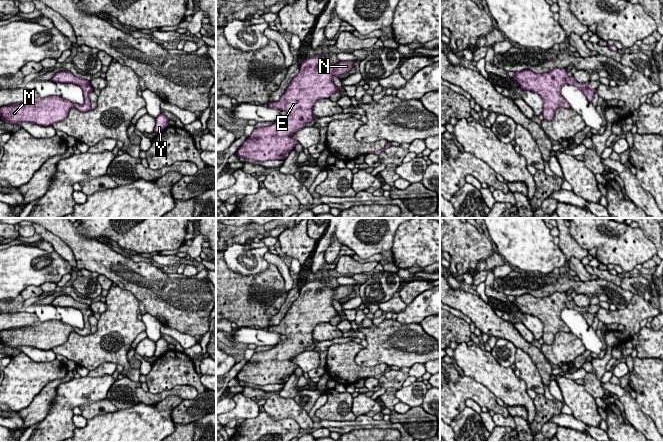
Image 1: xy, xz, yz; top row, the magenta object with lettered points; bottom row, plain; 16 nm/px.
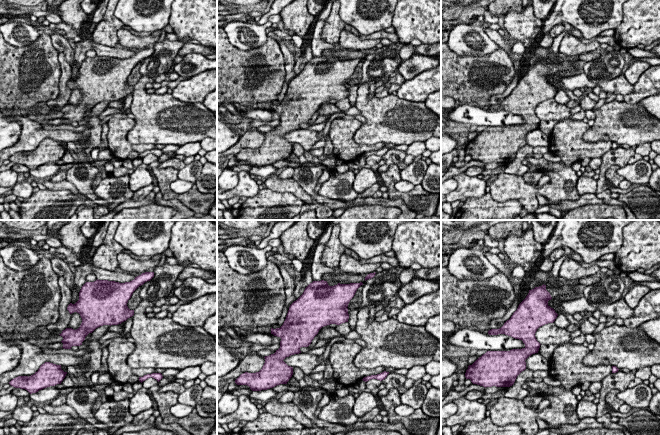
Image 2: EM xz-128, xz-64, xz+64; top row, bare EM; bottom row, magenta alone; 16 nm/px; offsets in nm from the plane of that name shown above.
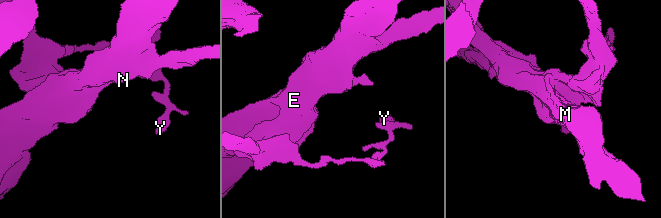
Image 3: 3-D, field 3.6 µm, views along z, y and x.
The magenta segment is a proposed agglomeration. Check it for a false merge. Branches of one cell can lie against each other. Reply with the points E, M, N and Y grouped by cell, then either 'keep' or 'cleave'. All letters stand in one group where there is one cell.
E M N Y; keep

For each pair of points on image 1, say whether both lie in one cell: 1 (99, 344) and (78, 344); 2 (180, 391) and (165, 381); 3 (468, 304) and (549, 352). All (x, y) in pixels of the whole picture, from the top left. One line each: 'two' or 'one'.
1: one
2: two
3: two

